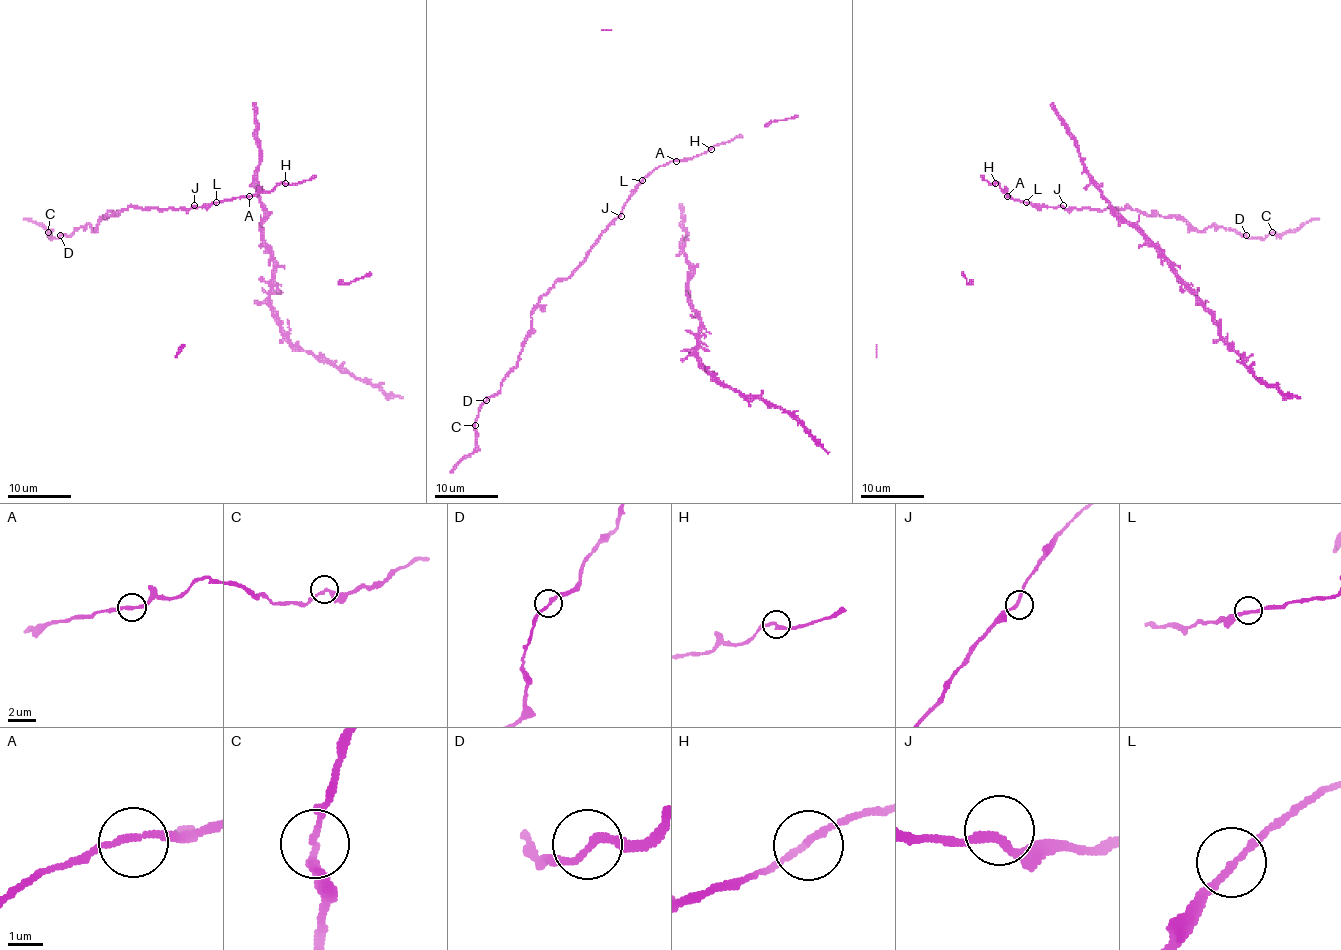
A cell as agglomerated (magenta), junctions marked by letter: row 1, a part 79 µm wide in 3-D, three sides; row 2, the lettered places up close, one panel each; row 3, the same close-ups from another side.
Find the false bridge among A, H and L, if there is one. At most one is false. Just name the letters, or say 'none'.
none

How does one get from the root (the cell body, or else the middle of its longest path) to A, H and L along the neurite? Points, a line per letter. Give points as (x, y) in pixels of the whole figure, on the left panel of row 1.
A: (199, 207), (249, 196)
H: (199, 207), (267, 193), (284, 183)
L: (199, 207), (216, 202)

